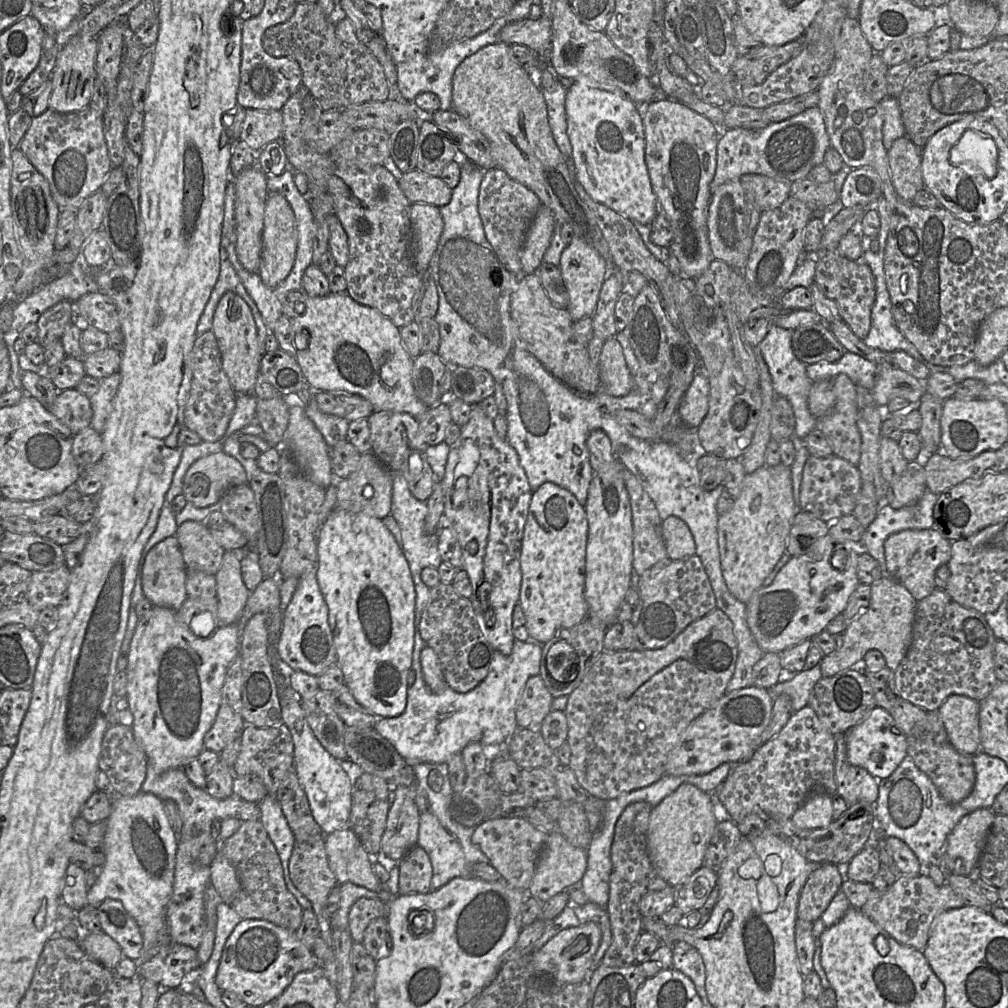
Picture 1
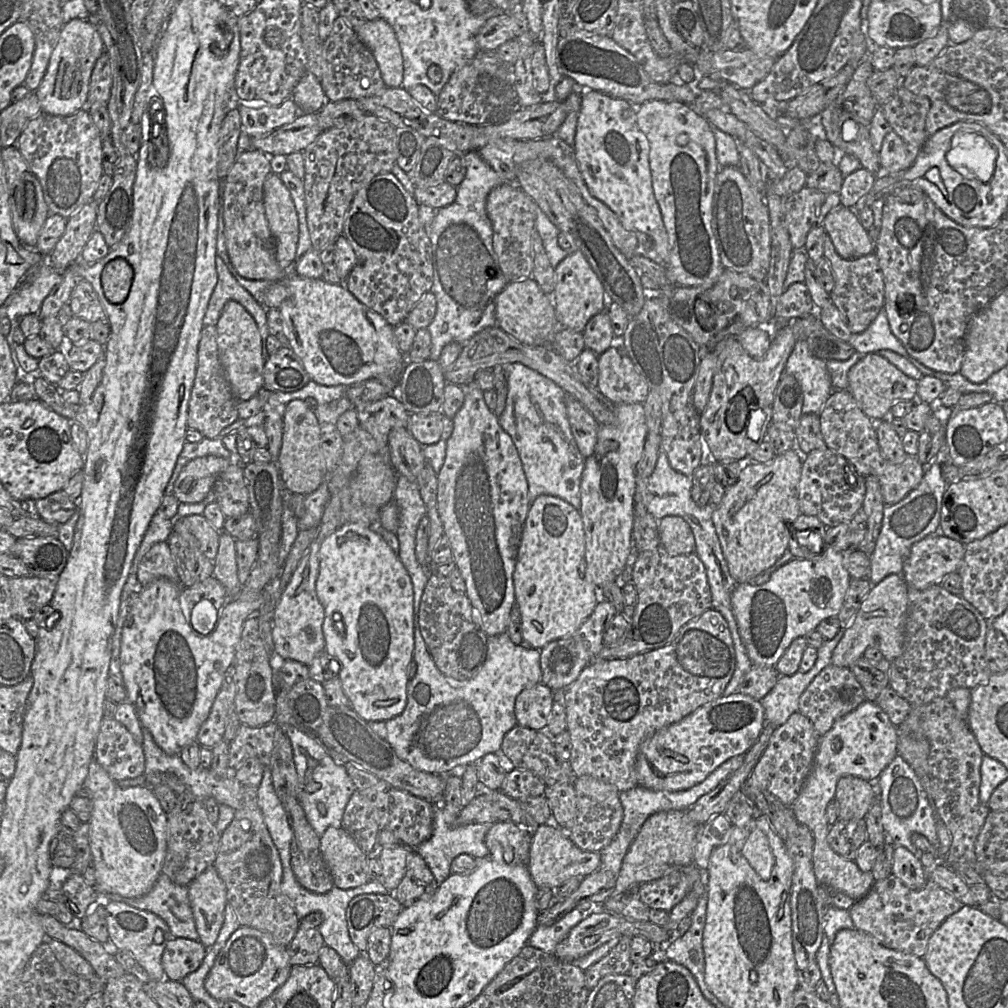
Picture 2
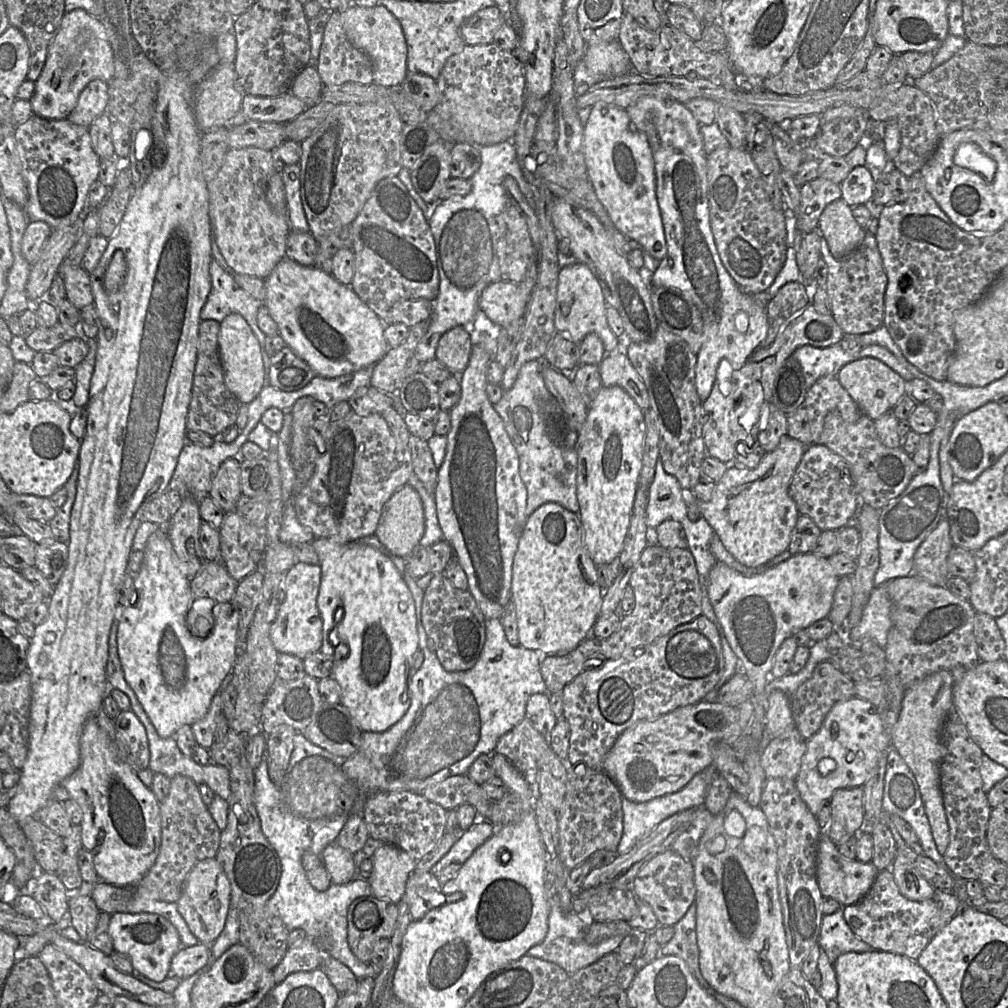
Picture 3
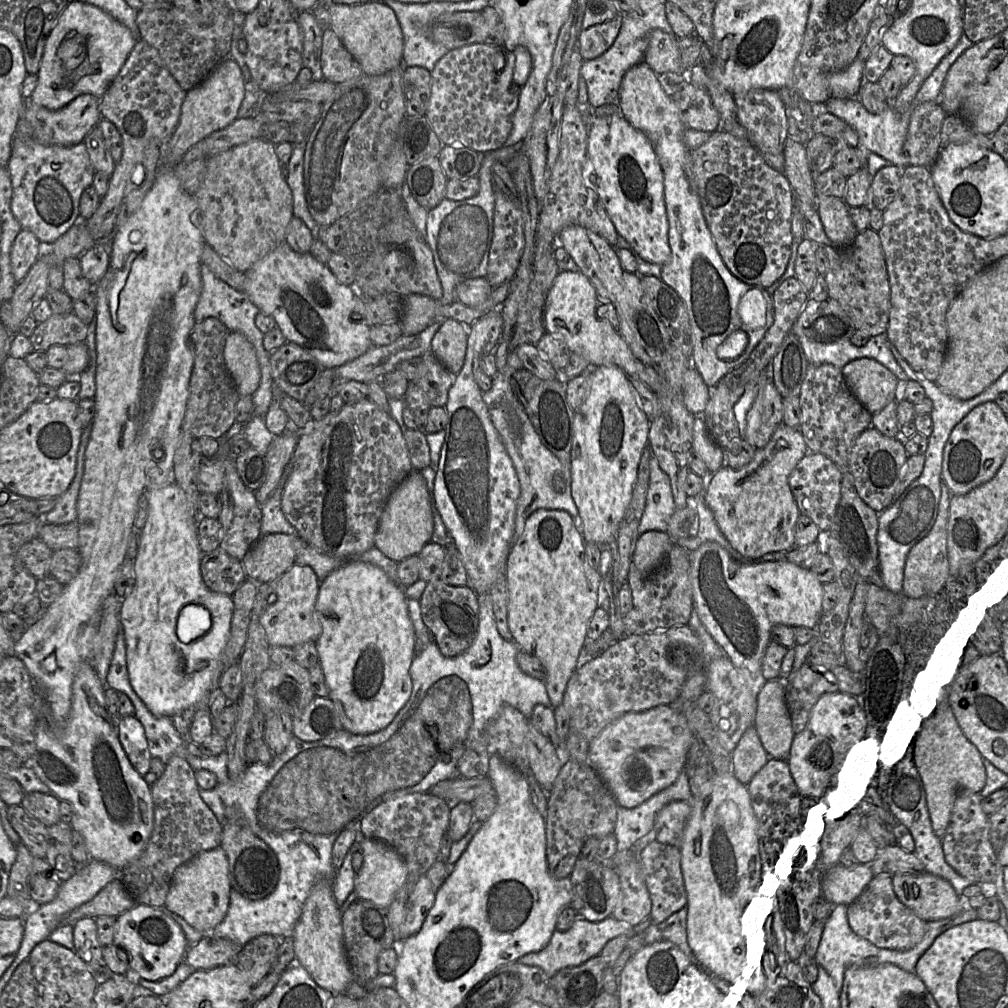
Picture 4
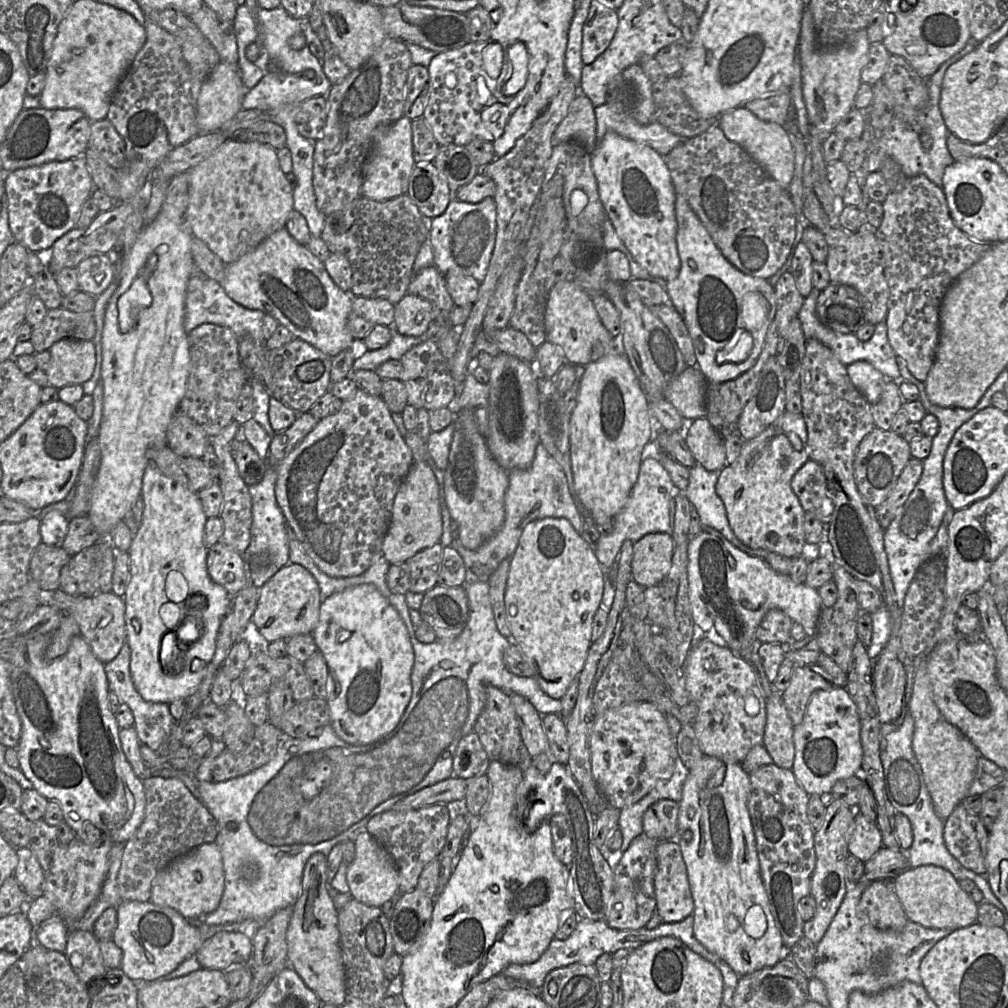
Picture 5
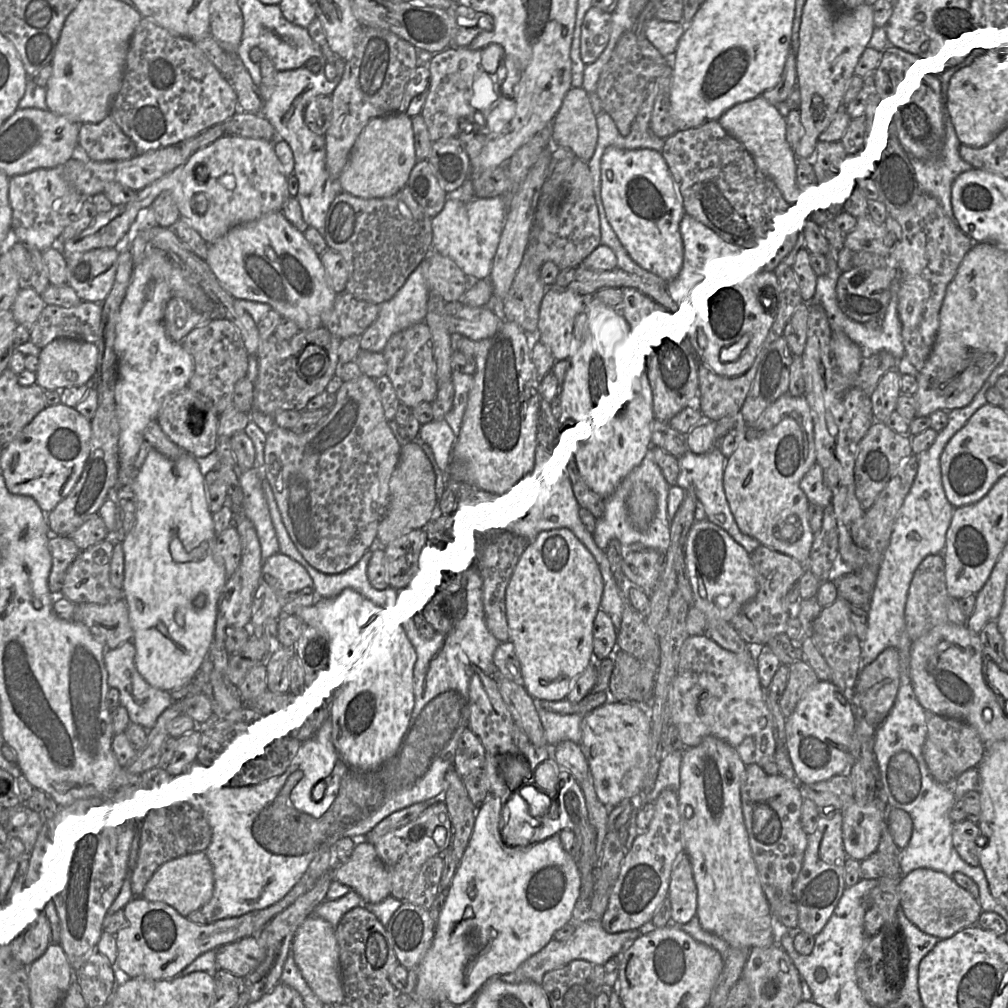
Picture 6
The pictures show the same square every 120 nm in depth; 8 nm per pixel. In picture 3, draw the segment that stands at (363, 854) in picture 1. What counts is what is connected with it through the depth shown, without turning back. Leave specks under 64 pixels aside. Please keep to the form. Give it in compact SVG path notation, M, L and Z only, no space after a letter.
M337 841L323 850L321 858L334 884L344 885L355 879L353 854L340 846Z

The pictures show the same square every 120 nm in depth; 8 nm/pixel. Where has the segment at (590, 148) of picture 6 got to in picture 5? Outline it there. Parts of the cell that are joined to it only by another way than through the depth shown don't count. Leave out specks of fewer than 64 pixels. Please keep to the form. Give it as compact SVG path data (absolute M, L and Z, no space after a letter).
M584 94L577 95L570 103L567 115L553 134L553 146L574 141L589 153L596 148L595 107Z

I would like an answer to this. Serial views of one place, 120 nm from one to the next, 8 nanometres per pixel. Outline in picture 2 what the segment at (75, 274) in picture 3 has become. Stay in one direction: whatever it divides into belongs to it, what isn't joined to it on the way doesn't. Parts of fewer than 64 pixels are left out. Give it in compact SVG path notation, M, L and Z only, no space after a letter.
M79 279L73 289L69 307L73 316L87 322L106 321L106 314L92 285L84 279Z

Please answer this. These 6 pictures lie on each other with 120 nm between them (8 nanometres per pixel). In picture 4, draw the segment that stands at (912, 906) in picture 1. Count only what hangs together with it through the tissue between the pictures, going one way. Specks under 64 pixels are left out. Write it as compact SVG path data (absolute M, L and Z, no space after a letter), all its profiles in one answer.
M891 874L874 875L860 896L847 907L851 930L878 948L907 951L916 946L925 933L926 921L921 920L896 897Z

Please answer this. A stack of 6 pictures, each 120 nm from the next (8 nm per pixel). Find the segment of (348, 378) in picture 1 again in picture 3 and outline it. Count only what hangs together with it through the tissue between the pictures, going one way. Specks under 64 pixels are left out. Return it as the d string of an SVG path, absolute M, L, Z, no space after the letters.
M284 257L264 279L264 285L263 305L277 323L279 334L317 376L337 378L374 366L389 350L383 320L332 274Z

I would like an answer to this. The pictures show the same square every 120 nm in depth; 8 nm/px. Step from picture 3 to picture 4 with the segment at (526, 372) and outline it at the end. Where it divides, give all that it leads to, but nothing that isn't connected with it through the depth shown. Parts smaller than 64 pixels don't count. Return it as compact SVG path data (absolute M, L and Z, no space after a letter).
M509 353L506 365L491 377L492 387L482 392L491 421L499 433L501 440L512 460L519 483L520 497L517 503L514 540L523 533L526 520L538 509L566 511L578 522L578 509L571 496L570 466L564 465L540 440L524 407L518 400L512 385L511 376L523 368L517 354Z

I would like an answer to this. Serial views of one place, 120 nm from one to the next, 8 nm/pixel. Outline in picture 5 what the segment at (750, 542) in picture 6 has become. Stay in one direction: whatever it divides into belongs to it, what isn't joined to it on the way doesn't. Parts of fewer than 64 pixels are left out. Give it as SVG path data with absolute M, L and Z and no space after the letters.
M701 464L690 467L689 483L683 493L699 514L700 523L713 526L724 537L742 552L759 558L764 558L768 551L753 549L744 545L730 527L725 506L717 495L715 487L720 470L708 471Z

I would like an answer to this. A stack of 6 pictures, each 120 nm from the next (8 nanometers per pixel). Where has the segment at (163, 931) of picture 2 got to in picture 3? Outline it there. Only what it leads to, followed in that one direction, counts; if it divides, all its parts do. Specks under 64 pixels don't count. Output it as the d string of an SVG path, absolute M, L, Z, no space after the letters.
M114 913L109 921L109 935L114 951L128 955L135 972L154 982L164 981L169 975L171 960L182 946L177 929L153 913Z

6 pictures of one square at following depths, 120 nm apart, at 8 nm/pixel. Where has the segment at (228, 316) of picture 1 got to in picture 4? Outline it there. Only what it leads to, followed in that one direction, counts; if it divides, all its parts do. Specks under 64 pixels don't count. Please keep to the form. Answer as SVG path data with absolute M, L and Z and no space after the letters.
M241 333L227 335L224 361L239 395L252 396L260 384L260 367L253 345Z

